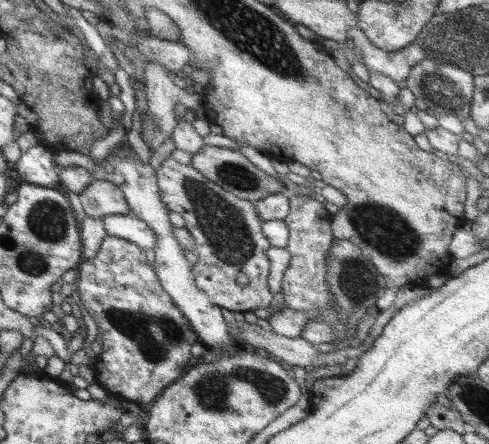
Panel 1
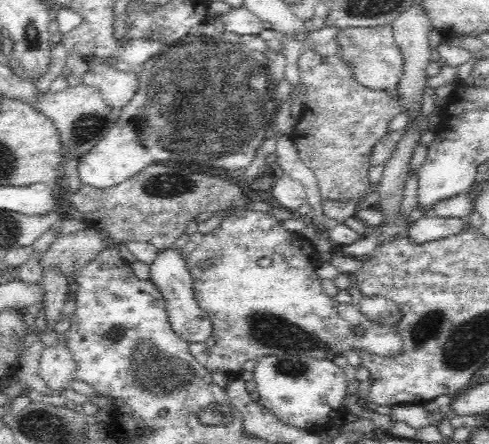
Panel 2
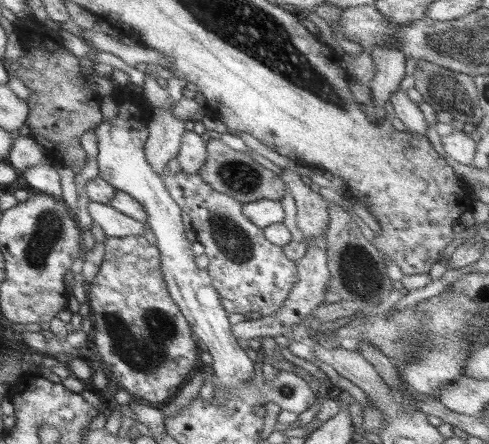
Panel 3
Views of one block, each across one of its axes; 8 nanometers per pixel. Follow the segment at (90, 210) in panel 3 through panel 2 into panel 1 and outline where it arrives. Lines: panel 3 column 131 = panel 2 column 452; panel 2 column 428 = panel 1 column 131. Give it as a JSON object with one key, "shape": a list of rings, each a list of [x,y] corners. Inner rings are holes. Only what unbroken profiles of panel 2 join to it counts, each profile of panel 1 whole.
{"shape":[[[123,214],[103,216],[101,222],[103,222],[103,230],[107,232],[107,236],[115,236],[115,238],[123,238],[127,242],[133,242],[141,250],[155,248],[155,244],[157,244],[153,230],[143,220],[133,218],[131,214],[127,214],[127,216],[123,216]]]}

